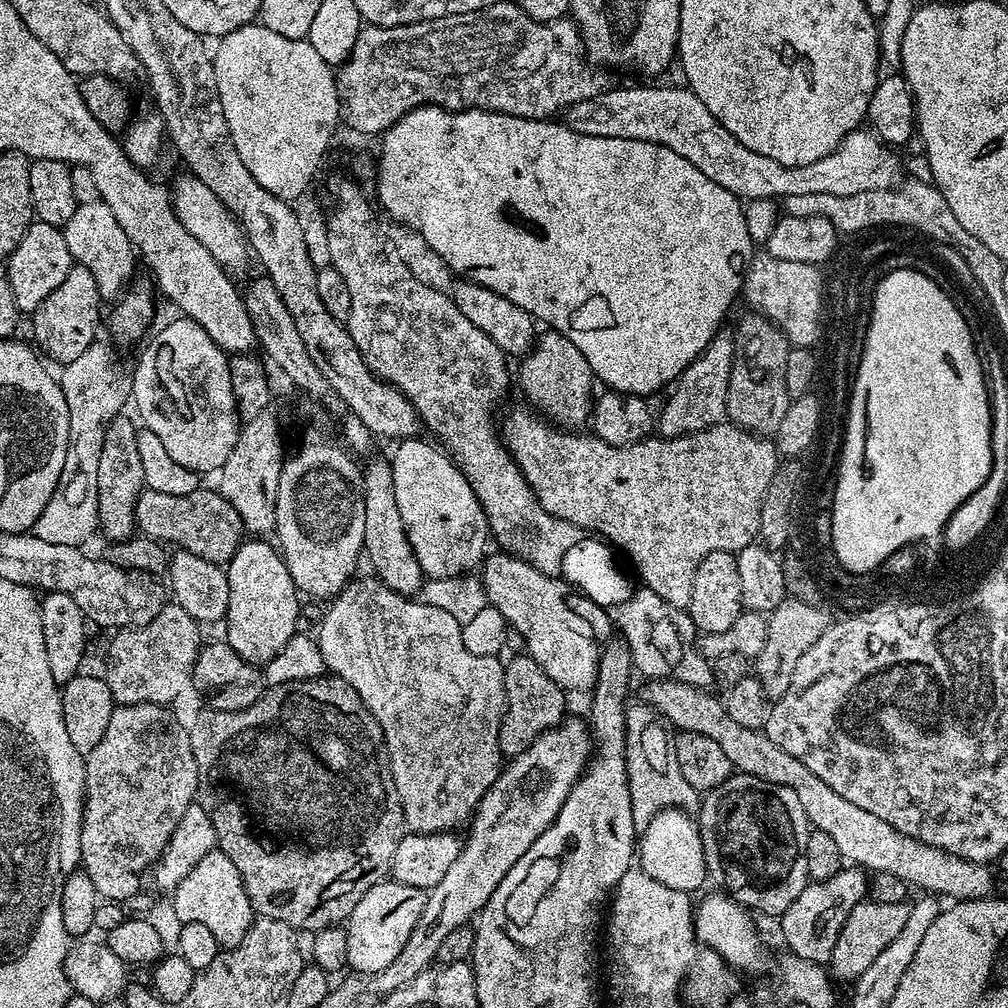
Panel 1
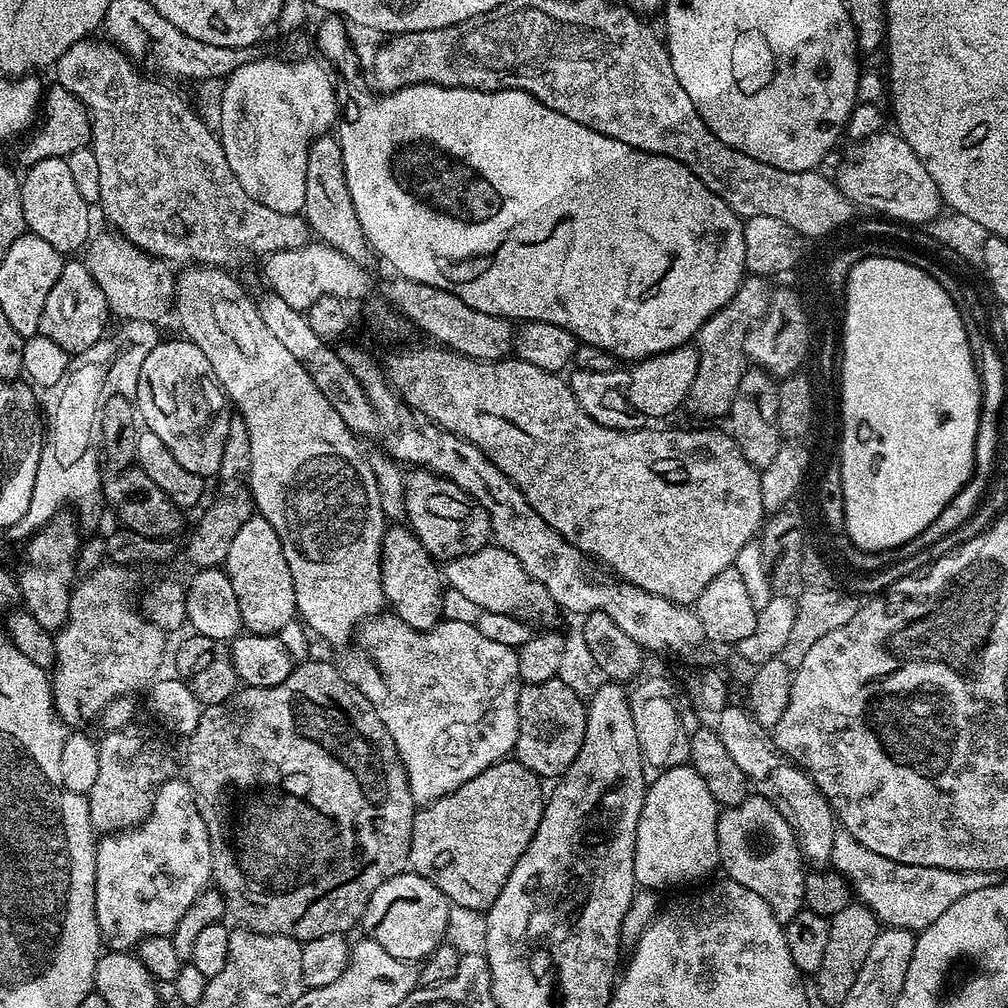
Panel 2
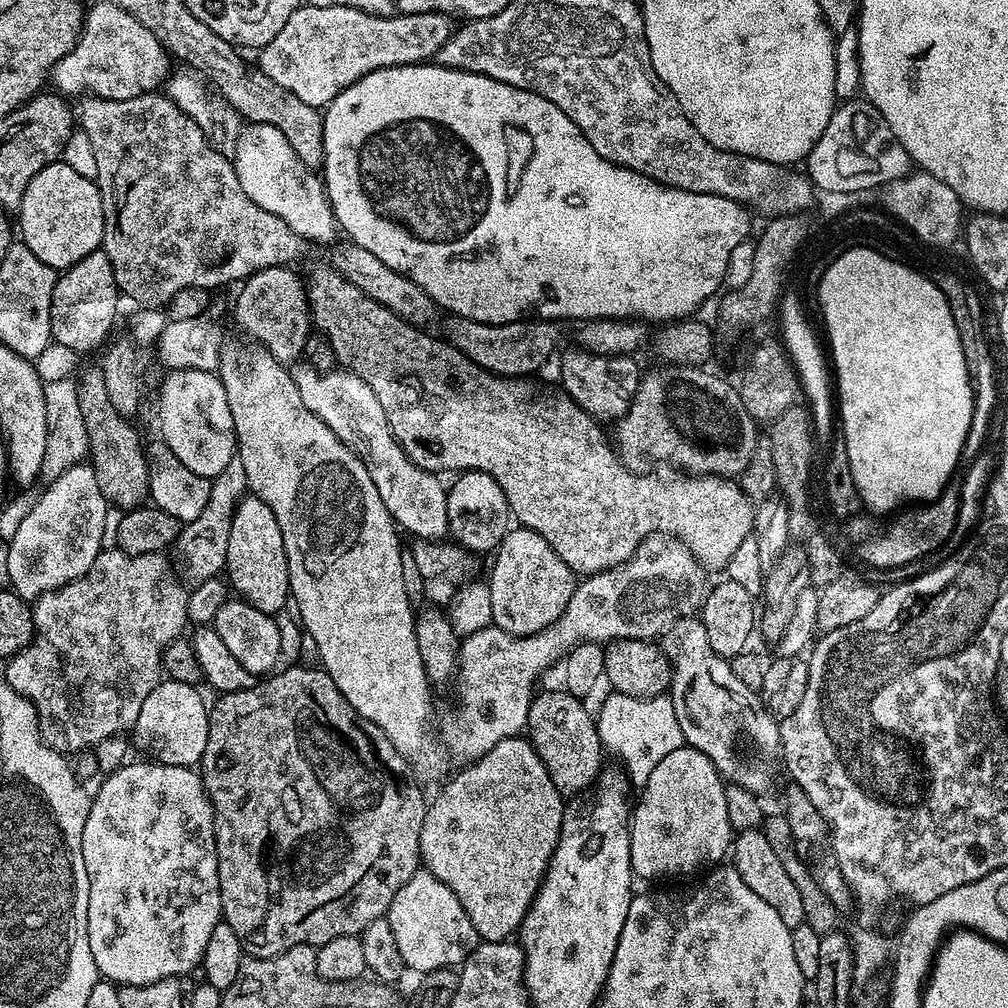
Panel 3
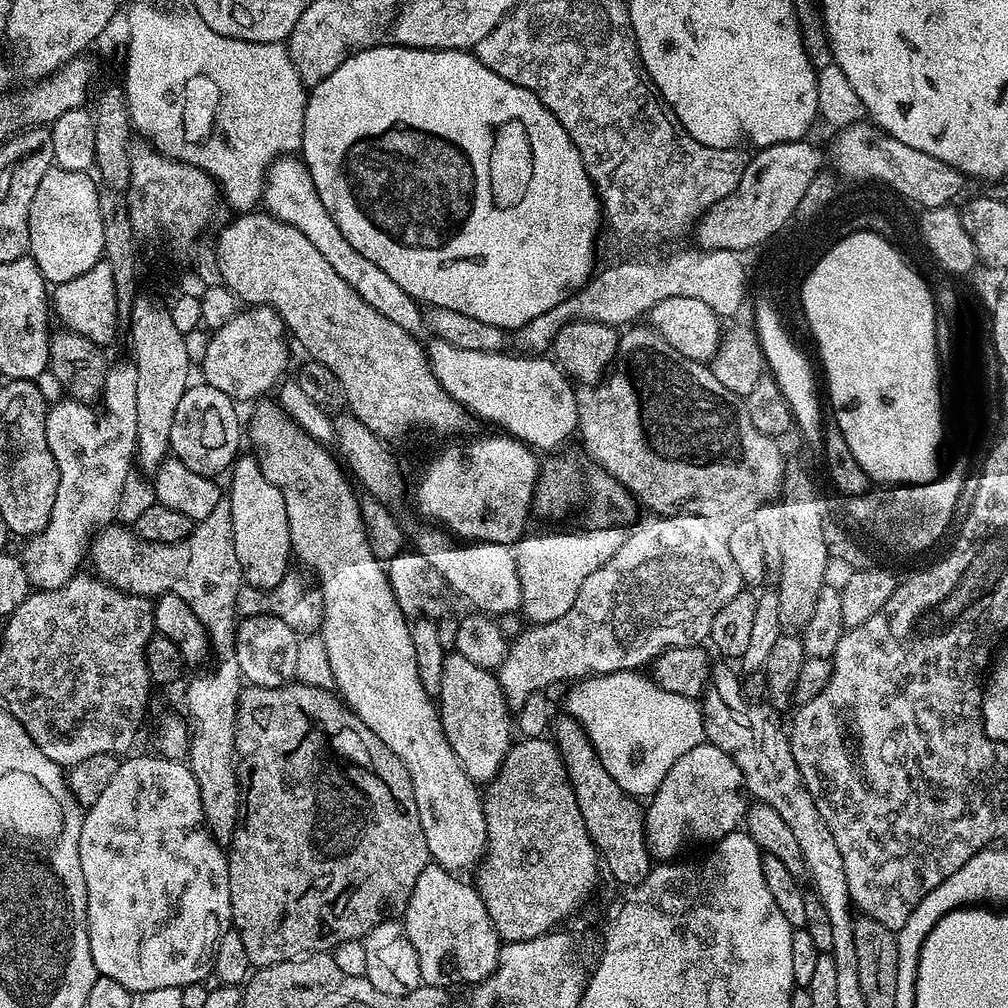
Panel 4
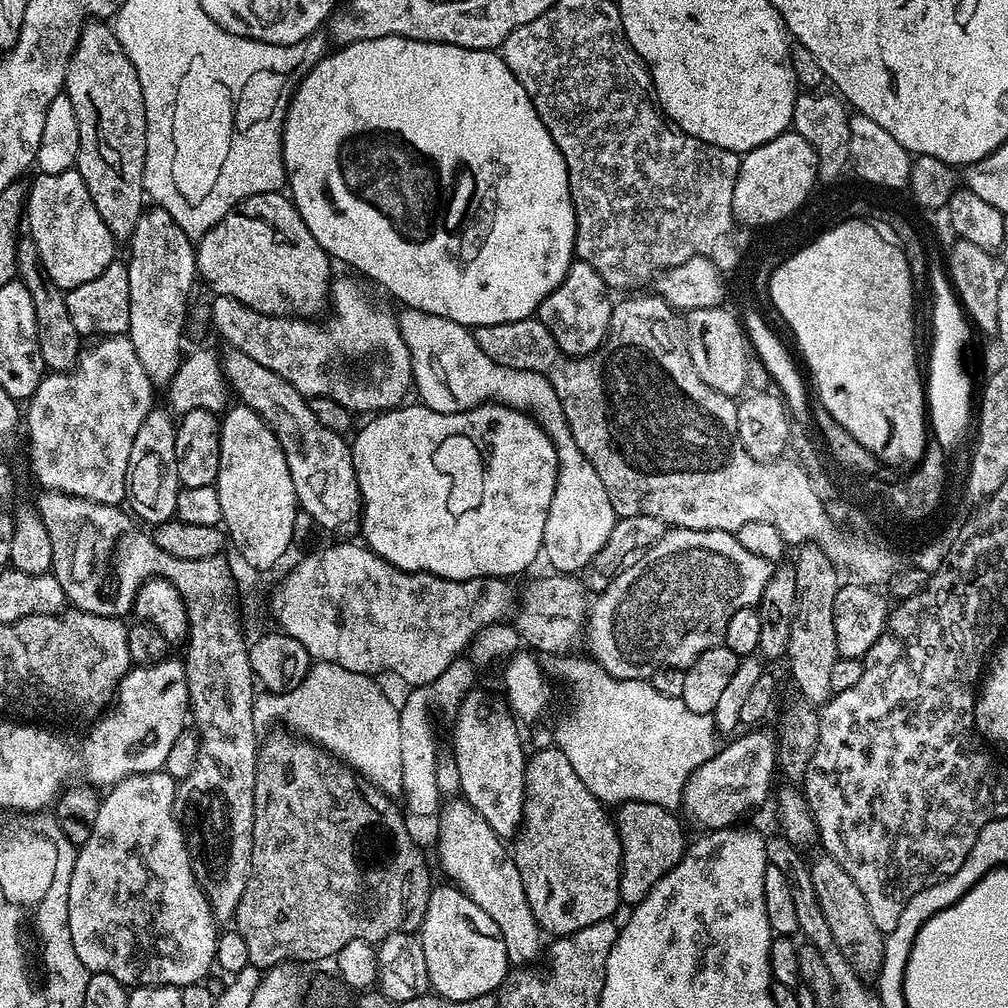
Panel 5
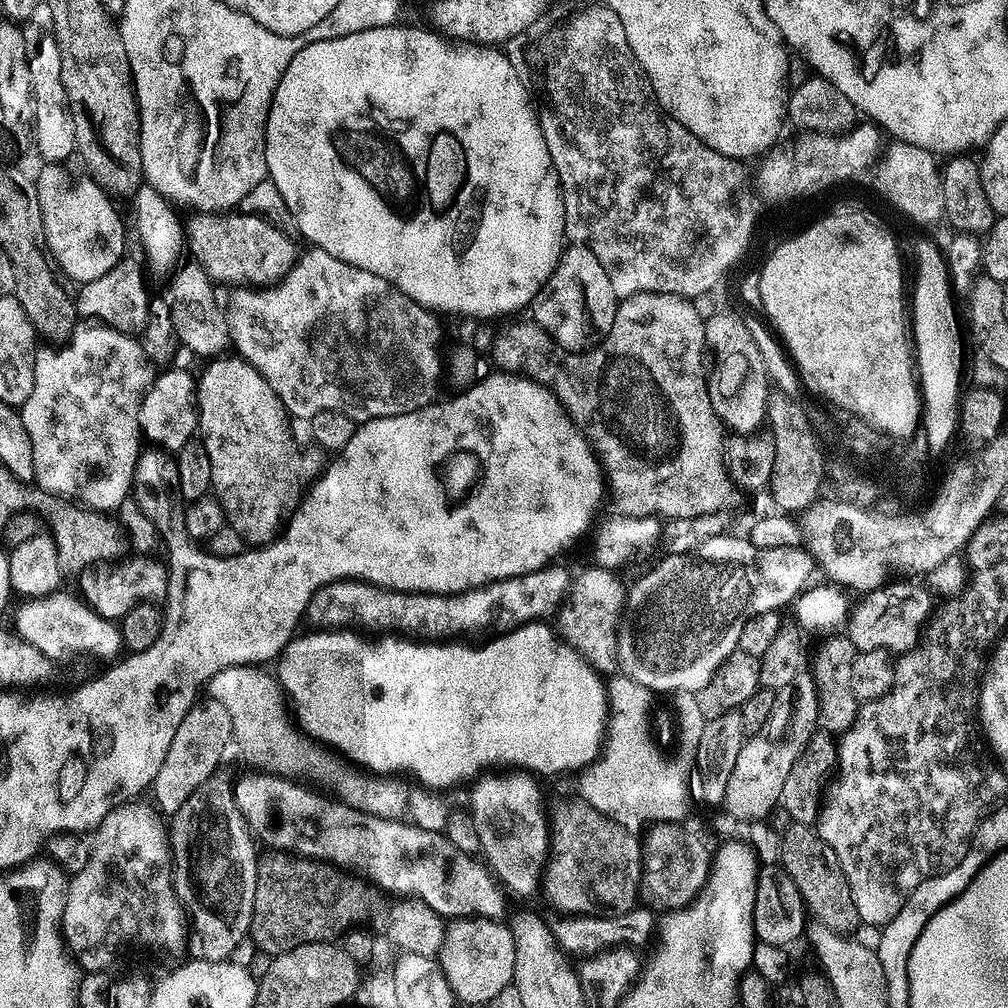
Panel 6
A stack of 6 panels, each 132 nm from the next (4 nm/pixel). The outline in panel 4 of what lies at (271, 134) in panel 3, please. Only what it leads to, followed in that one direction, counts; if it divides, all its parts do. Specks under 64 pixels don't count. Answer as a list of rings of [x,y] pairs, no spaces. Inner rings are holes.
[[[289,154],[279,157],[268,167],[268,174],[264,177],[262,204],[273,216],[294,226],[294,230],[299,230],[301,234],[306,234],[306,238],[314,242],[318,254],[322,254],[322,258],[330,262],[330,266],[338,273],[338,278],[342,278],[342,282],[346,282],[346,286],[354,290],[354,294],[362,298],[366,306],[370,306],[382,318],[388,318],[390,322],[394,322],[394,326],[402,327],[408,333],[416,334],[421,331],[422,310],[417,301],[407,296],[396,282],[391,281],[382,270],[378,270],[378,266],[374,266],[374,262],[362,258],[362,254],[358,254],[358,250],[354,250],[354,246],[350,246],[350,242],[342,238],[338,226],[322,206],[322,200],[314,190],[303,159]]]

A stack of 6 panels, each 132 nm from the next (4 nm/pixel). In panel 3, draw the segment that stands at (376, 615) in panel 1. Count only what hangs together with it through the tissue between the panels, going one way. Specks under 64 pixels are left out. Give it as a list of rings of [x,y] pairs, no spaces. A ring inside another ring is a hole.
[[[653,534],[647,536],[647,538],[640,543],[638,550],[626,562],[622,562],[610,570],[596,572],[593,576],[583,577],[583,579],[577,583],[573,596],[570,598],[569,604],[566,605],[564,610],[562,610],[561,616],[557,618],[552,625],[543,629],[540,633],[530,634],[526,637],[514,637],[508,633],[504,633],[500,628],[491,626],[486,629],[478,630],[477,633],[463,637],[460,641],[460,659],[454,677],[454,685],[456,684],[456,709],[454,709],[453,712],[441,722],[441,724],[440,721],[438,724],[438,736],[442,741],[443,747],[446,749],[447,755],[451,757],[451,759],[453,756],[456,760],[464,760],[460,762],[471,762],[477,760],[482,754],[489,752],[494,746],[498,746],[498,742],[502,742],[502,738],[521,735],[521,733],[523,733],[528,727],[528,711],[532,705],[534,689],[537,687],[541,676],[545,670],[549,668],[549,665],[558,663],[558,661],[568,655],[572,649],[578,647],[581,641],[586,643],[596,643],[603,646],[611,644],[613,640],[655,641],[657,638],[663,637],[665,632],[669,632],[669,630],[680,620],[695,617],[700,609],[704,607],[704,600],[708,597],[709,587],[709,573],[699,562],[697,562],[694,558],[694,554],[690,554],[690,550],[682,543],[682,541],[676,540],[672,536]]]

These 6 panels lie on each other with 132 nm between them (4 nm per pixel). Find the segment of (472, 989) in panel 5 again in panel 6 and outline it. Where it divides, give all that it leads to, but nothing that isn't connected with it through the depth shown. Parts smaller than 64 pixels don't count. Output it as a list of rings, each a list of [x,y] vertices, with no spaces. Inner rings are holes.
[[[456,918],[445,927],[440,942],[438,963],[450,990],[461,1005],[479,1006],[511,985],[514,974],[514,938],[511,927],[505,923],[479,918]]]

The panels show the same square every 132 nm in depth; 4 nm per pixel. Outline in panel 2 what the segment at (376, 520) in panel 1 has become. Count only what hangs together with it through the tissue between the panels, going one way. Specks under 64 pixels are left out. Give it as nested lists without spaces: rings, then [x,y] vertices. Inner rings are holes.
[[[400,522],[385,527],[380,565],[385,601],[390,608],[392,604],[391,611],[398,618],[402,618],[402,622],[414,626],[414,630],[423,632],[440,623],[446,589],[442,579],[442,568],[428,553],[426,546],[422,546],[422,542],[412,533],[411,528]]]

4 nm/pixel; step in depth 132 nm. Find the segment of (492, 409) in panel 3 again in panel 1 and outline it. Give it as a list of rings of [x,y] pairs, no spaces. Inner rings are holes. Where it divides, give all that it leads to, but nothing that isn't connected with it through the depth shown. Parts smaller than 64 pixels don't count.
[[[531,407],[516,408],[508,417],[502,420],[502,439],[508,448],[508,453],[514,457],[516,464],[522,470],[526,482],[534,490],[538,502],[554,518],[565,519],[574,526],[583,529],[585,533],[595,533],[597,537],[603,538],[614,549],[619,550],[625,557],[632,559],[636,572],[641,576],[643,587],[654,590],[659,597],[674,606],[687,609],[690,602],[690,590],[694,590],[694,572],[698,570],[698,562],[706,558],[706,554],[715,552],[734,552],[753,543],[760,535],[760,519],[762,518],[762,502],[766,498],[767,487],[778,467],[778,451],[775,443],[769,437],[757,436],[754,432],[748,432],[739,428],[736,424],[725,422],[715,424],[713,428],[707,428],[701,432],[695,432],[689,436],[678,436],[675,438],[649,438],[639,440],[636,444],[615,448],[606,442],[602,442],[594,434],[587,434],[580,430],[565,430],[557,428],[555,424],[544,419]]]

